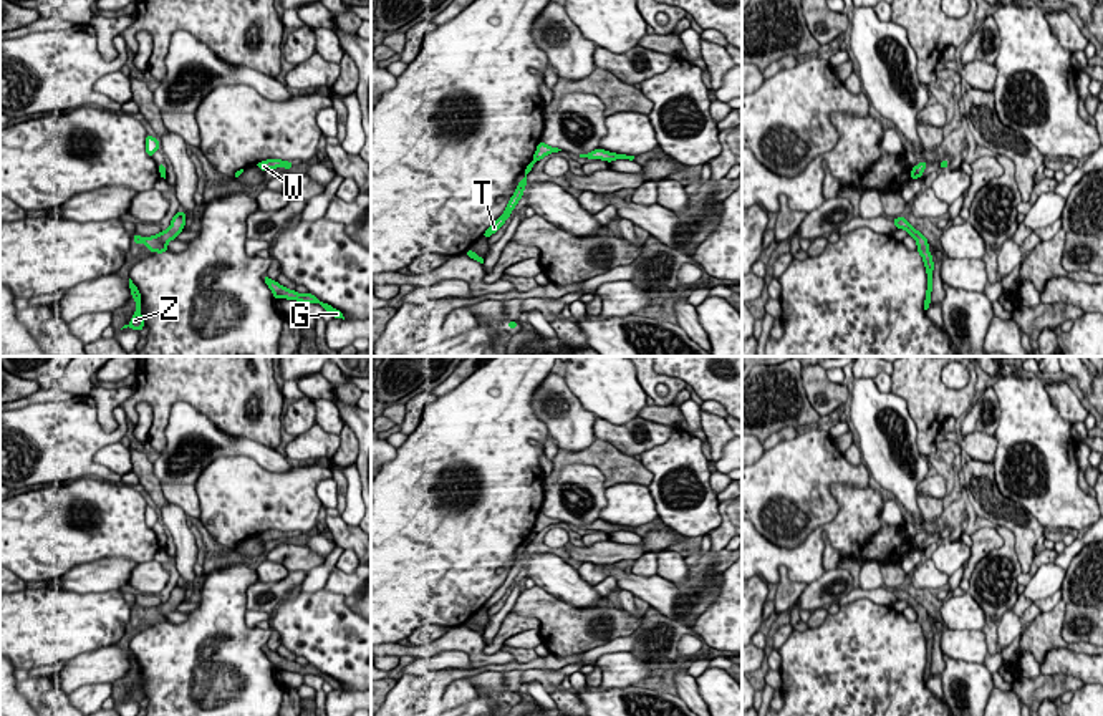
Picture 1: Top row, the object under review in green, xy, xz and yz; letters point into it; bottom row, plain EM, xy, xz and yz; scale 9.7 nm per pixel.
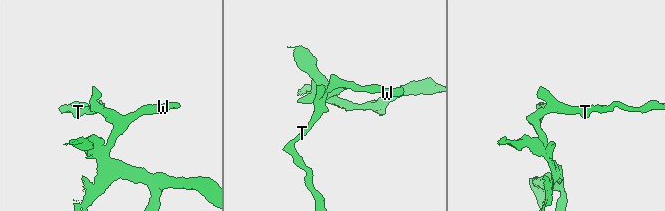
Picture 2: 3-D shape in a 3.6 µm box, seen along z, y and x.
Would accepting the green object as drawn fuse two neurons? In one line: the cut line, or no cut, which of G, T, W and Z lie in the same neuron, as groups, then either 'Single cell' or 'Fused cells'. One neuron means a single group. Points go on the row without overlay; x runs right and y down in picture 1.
Split along yz (915, 539), (918, 547). Groups: G W Z / T. Fused cells

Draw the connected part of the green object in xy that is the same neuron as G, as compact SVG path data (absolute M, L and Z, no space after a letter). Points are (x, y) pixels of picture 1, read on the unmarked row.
M263 646L263 653L265 653L265 655L268 656L268 660L272 661L275 671L277 671L277 670L287 670L287 671L296 671L296 673L301 673L301 675L308 675L308 673L318 675L318 676L321 676L326 683L330 683L330 685L333 686L333 689L343 689L343 691L344 691L344 688L343 688L343 685L341 685L340 681L336 681L336 680L333 680L331 676L328 676L328 675L318 671L318 670L316 670L315 666L311 666L311 665L301 666L301 665L298 665L296 661L290 661L290 660L280 656L277 651L272 651L268 646Z

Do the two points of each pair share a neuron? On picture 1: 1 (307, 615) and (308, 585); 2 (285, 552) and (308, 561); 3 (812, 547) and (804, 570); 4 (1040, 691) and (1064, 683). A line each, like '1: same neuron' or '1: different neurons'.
1: different neurons
2: same neuron
3: same neuron
4: same neuron

